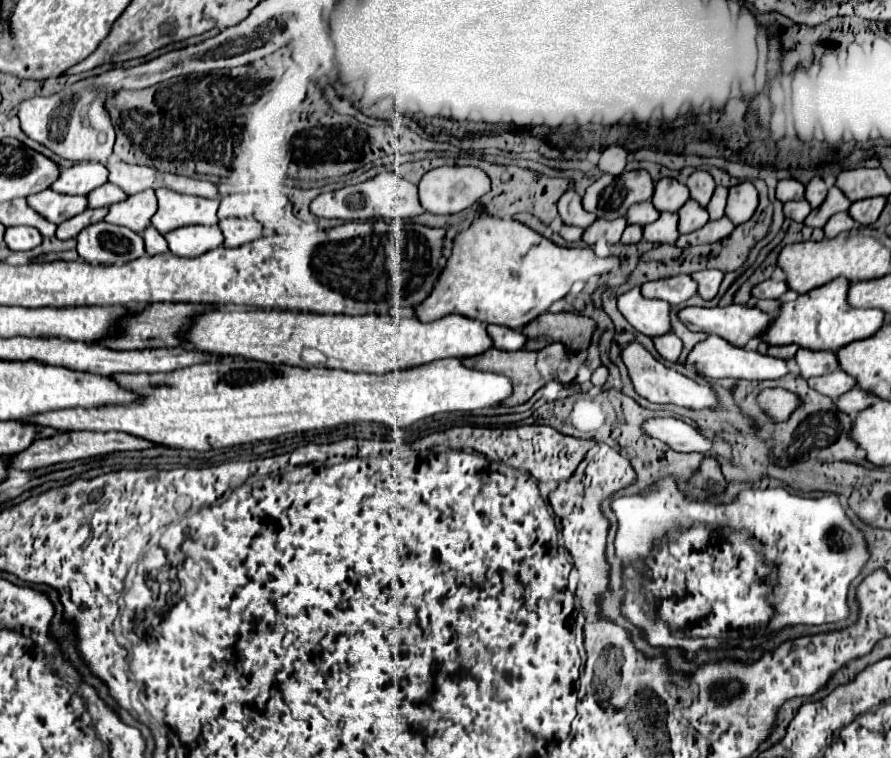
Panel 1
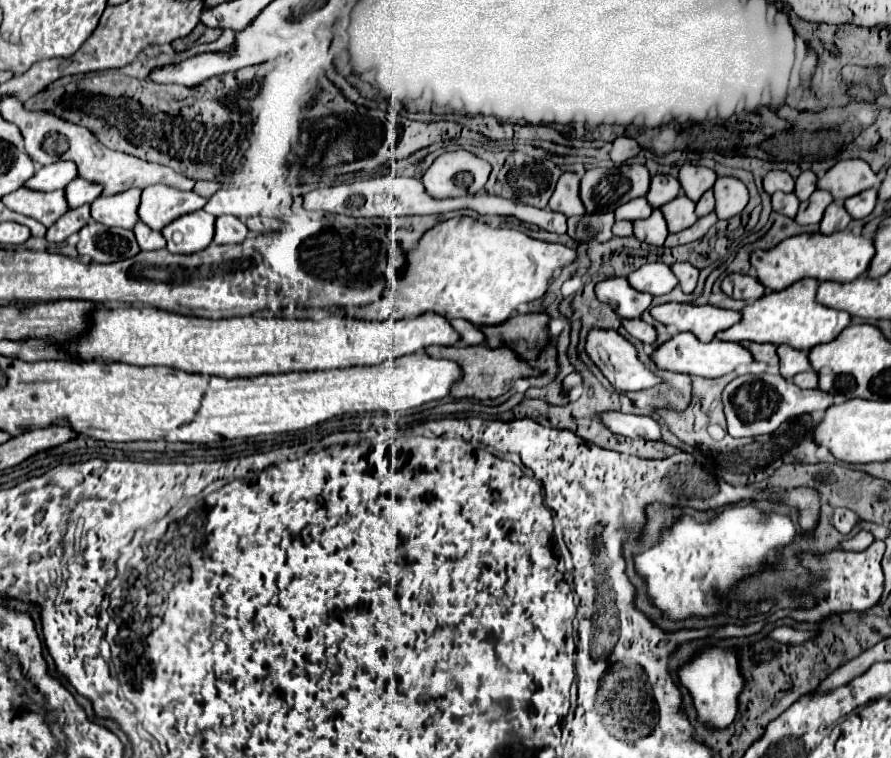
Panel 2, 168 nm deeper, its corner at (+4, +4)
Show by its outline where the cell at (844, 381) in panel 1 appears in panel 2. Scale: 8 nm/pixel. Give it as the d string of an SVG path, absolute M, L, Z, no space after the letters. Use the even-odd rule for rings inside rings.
M803 371L793 377L793 383L801 389L815 389L817 387L817 375L815 371Z

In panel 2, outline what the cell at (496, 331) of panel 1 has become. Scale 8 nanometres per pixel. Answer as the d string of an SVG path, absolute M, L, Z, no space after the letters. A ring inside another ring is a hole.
M449 319L449 323L451 323L451 327L455 327L455 331L459 331L461 345L481 345L483 343L483 333L475 325L471 325L463 319Z

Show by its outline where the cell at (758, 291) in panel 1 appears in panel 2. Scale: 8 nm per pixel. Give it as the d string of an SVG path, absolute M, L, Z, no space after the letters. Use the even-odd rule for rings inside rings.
M731 273L721 281L721 291L729 295L731 299L741 299L741 301L751 303L751 301L757 301L765 293L765 287L753 275Z

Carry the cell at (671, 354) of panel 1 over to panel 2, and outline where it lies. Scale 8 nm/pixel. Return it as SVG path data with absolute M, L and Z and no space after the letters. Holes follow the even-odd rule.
M621 319L621 325L625 327L625 331L631 337L635 337L643 343L653 343L655 341L655 329L641 319Z

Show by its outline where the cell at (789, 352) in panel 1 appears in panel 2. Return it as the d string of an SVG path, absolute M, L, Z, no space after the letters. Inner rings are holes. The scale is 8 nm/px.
M745 343L745 349L751 351L751 357L753 361L759 361L759 363L767 363L769 371L777 373L779 371L779 357L775 353L775 345L771 343Z

